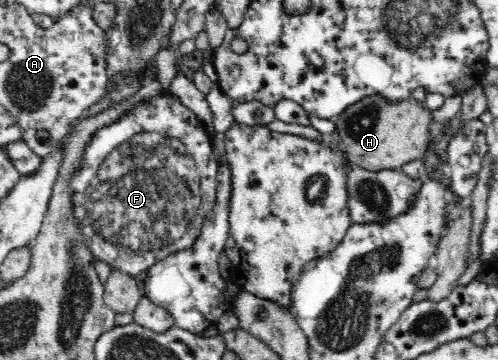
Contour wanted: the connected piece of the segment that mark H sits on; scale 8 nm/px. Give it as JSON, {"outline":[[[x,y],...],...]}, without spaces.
{"outline":[[[370,95],[332,118],[346,157],[369,171],[398,170],[407,162],[422,159],[428,147],[428,126],[432,115],[410,97],[399,103],[386,103],[380,95]]]}

